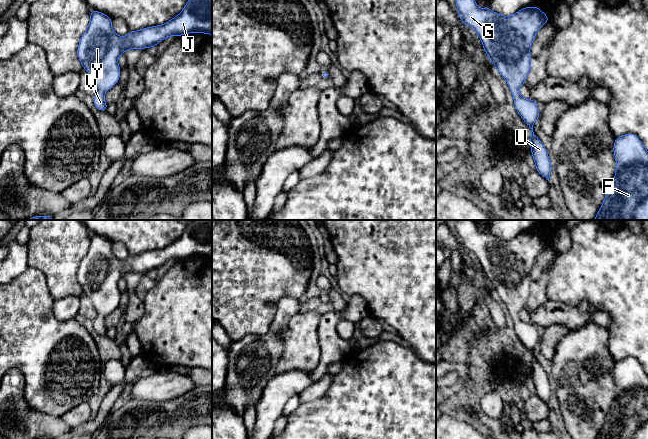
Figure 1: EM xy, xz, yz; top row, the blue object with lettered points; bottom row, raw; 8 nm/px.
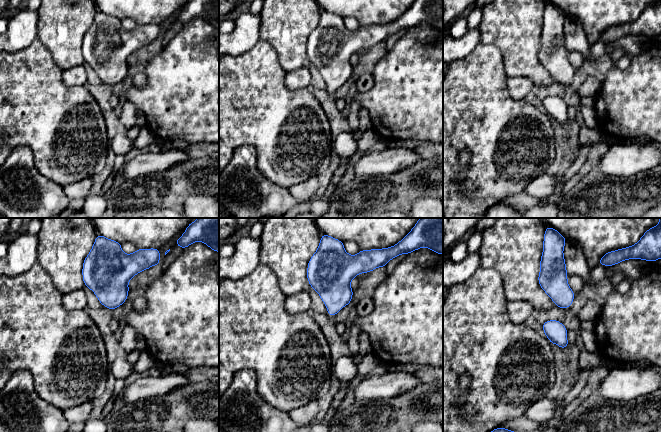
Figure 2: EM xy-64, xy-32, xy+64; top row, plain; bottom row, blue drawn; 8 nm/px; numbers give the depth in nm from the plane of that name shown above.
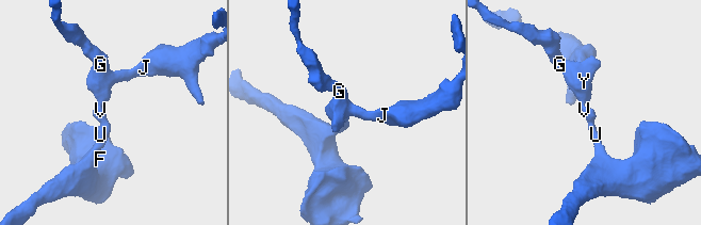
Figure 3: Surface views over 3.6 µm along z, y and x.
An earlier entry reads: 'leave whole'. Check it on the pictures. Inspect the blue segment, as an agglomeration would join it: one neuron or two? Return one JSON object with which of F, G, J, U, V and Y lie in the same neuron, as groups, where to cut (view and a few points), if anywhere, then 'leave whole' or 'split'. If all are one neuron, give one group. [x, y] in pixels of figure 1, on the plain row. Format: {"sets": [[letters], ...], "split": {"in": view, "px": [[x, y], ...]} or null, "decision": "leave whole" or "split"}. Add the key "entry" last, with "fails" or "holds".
{"sets": [["F", "G", "J", "U", "V", "Y"]], "split": null, "decision": "leave whole", "entry": "holds"}

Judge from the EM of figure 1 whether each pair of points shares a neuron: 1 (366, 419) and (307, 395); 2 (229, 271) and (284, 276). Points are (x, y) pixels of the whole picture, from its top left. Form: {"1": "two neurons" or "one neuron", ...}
{"1": "two neurons", "2": "one neuron"}

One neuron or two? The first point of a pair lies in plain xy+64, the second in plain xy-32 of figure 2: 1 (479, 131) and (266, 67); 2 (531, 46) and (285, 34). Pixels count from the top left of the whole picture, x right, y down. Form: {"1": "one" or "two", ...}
{"1": "one", "2": "one"}

